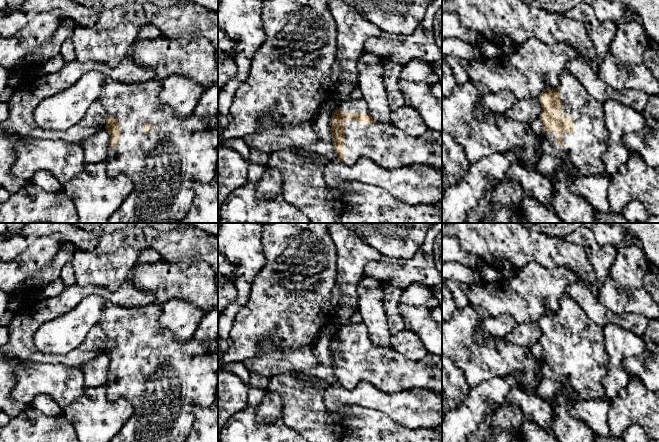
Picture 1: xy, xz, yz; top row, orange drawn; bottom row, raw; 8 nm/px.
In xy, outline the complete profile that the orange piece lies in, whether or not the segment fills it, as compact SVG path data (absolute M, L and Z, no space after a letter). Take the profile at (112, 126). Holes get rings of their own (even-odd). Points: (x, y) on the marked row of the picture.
M91 71L79 79L75 84L71 85L69 88L43 100L34 110L34 120L40 128L50 131L65 131L77 124L84 117L87 109L94 101L100 101L101 104L105 107L108 113L105 129L110 137L108 154L105 160L107 163L108 175L115 177L119 174L125 174L134 183L132 192L128 195L122 205L112 214L107 223L158 223L162 220L181 221L185 218L193 203L195 196L194 182L198 181L201 183L207 183L214 180L215 178L218 164L217 116L211 116L209 118L198 117L194 114L192 114L190 117L177 116L170 107L166 106L159 100L159 93L161 89L162 84L158 79L150 80L142 84L124 84L113 80L109 74L99 71Z

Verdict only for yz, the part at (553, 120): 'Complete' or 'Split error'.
Split error

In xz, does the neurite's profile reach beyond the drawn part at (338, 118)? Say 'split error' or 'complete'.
split error

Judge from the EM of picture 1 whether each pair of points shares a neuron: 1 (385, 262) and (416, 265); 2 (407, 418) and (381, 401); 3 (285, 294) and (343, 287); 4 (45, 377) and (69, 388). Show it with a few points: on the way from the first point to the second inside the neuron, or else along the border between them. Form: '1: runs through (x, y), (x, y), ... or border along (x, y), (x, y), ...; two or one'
1: runs through (393, 265), (408, 265); one
2: runs through (401, 412), (394, 405), (387, 403); one
3: border along (337, 265), (329, 311); two
4: runs through (51, 379), (63, 384); one

